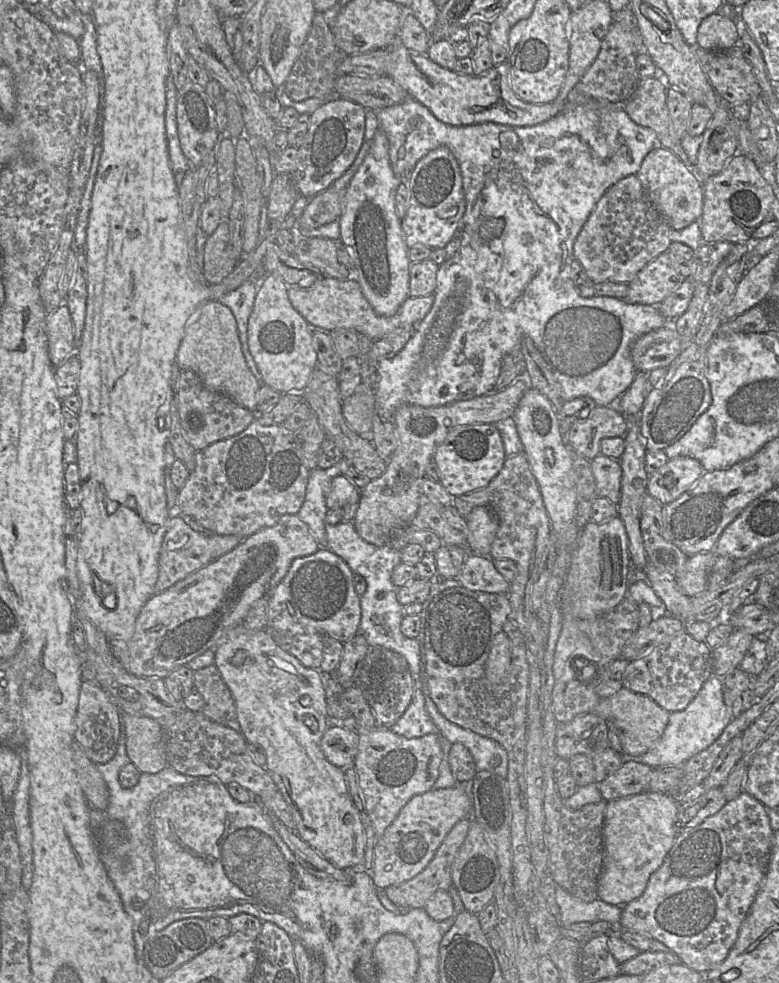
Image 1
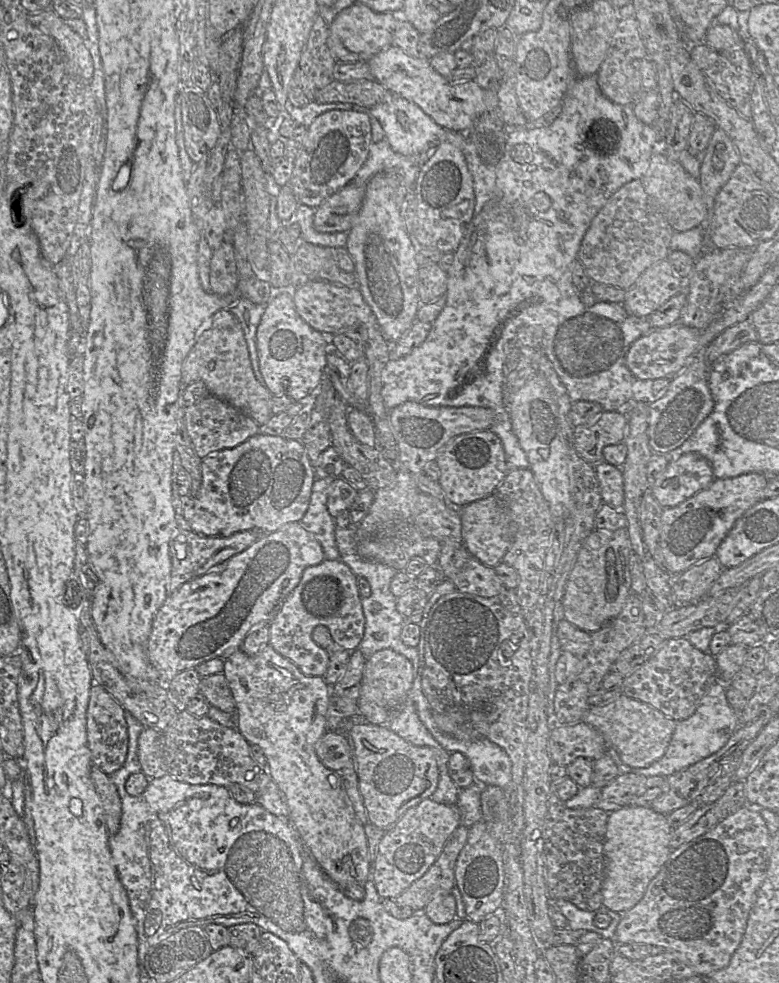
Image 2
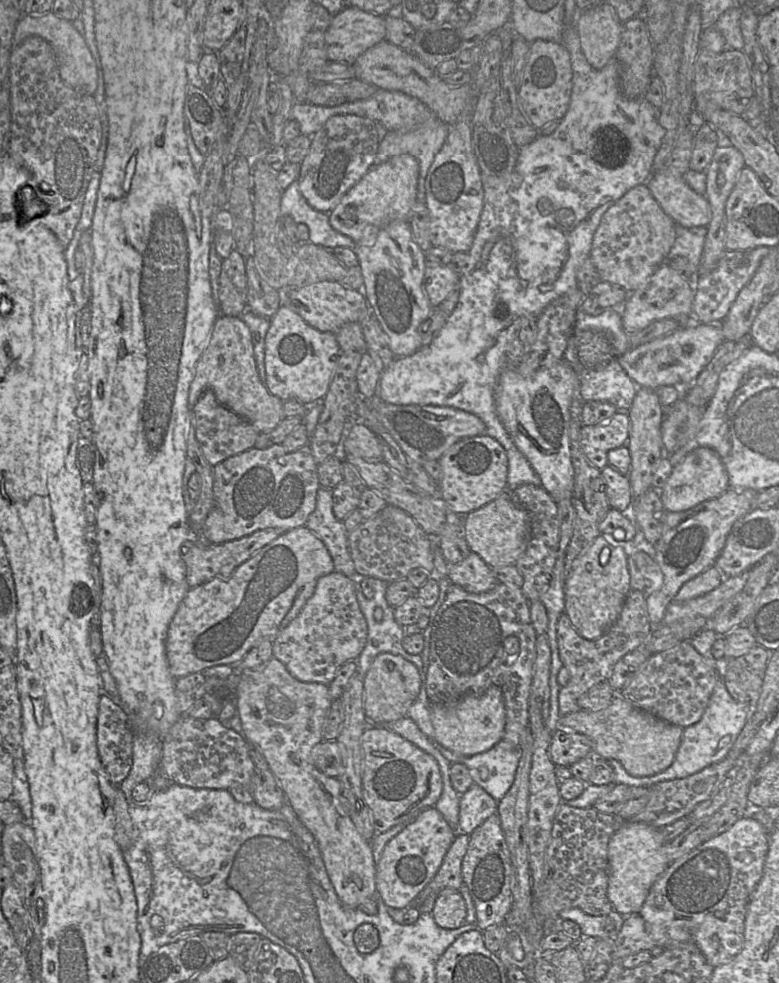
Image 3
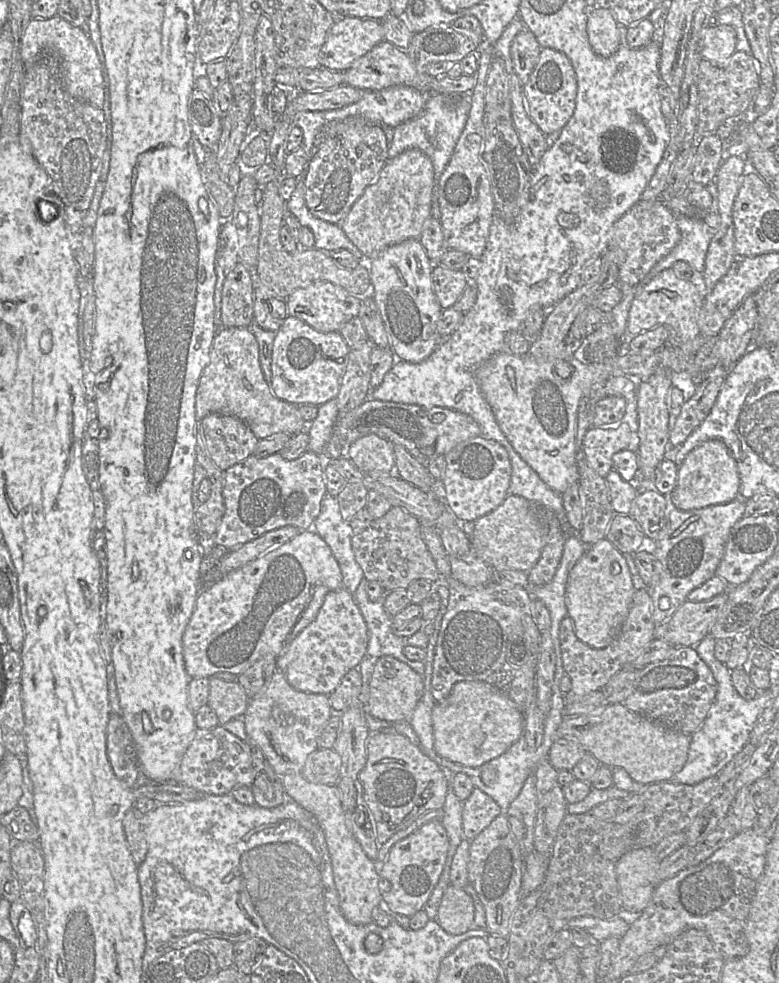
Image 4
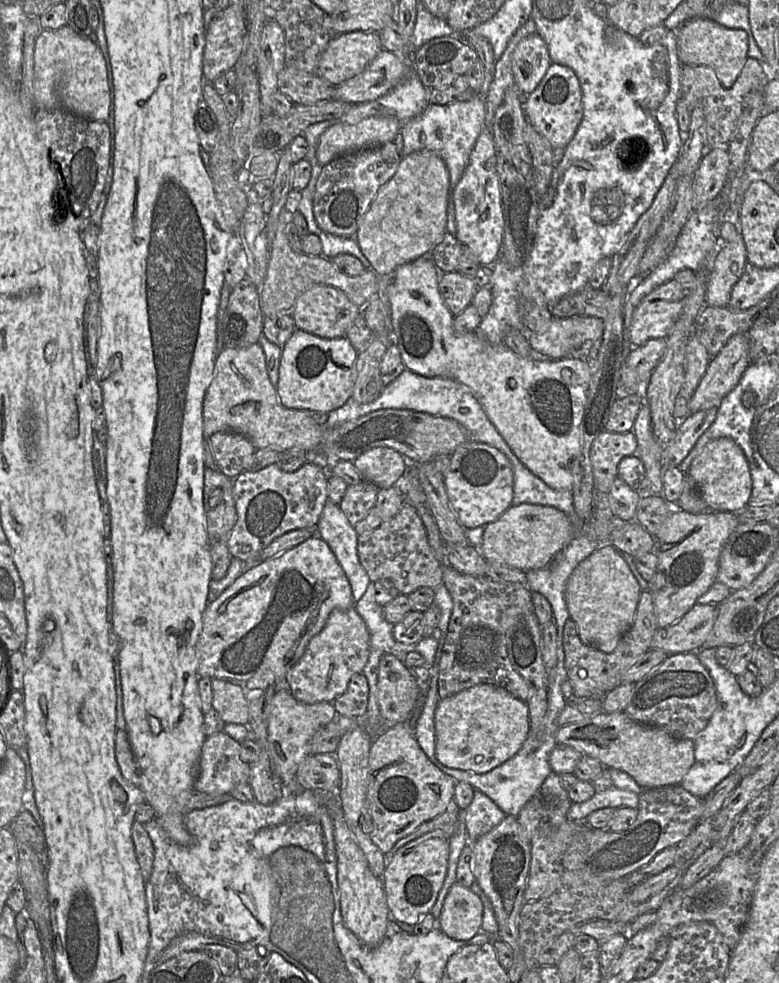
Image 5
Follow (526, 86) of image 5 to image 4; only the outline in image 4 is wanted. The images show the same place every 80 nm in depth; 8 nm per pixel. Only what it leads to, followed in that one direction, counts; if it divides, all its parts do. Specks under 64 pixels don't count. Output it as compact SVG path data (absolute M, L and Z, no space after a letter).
M523 29L514 38L511 46L513 71L522 85L528 81L538 62L542 48L534 33L529 29Z

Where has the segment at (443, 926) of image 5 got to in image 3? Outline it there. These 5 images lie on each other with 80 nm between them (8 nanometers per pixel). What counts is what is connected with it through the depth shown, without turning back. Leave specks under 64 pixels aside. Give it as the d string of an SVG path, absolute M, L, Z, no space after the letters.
M446 888L440 892L435 901L431 915L439 927L456 929L465 922L466 903L457 889Z

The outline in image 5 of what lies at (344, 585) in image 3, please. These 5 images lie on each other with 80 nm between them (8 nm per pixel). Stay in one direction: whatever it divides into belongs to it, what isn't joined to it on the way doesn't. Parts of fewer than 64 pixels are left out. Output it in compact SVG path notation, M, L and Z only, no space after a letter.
M355 607L333 610L322 631L310 640L303 656L287 672L288 690L304 704L333 703L347 690L350 679L363 672L369 653L369 631Z

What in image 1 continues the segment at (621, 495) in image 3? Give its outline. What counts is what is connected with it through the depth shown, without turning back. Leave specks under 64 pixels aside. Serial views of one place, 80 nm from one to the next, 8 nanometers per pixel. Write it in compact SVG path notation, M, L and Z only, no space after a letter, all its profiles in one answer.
M600 453L590 461L590 464L596 482L597 496L605 497L617 505L621 495L622 476L619 461Z

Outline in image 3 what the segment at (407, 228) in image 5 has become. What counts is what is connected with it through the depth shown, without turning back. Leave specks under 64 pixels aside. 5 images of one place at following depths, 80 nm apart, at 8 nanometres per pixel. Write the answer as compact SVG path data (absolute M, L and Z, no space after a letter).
M400 154L372 166L328 213L330 225L358 245L372 245L377 233L387 224L397 220L408 221L416 201L418 179L419 163L410 154Z

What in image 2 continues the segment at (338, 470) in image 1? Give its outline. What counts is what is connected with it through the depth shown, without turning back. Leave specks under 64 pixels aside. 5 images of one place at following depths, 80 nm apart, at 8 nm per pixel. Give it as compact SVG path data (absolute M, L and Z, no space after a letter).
M334 478L315 479L308 509L301 520L303 527L320 543L328 560L341 558L335 541L337 527L327 508L328 495L334 480Z

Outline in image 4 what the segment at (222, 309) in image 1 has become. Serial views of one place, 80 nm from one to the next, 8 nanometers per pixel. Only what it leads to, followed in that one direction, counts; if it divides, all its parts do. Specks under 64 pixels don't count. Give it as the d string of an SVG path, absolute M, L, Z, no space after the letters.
M219 328L210 350L210 361L205 367L196 392L197 422L211 413L232 415L244 421L260 440L277 433L295 435L306 430L308 423L302 418L298 406L277 398L266 382L259 359L259 345L249 328Z

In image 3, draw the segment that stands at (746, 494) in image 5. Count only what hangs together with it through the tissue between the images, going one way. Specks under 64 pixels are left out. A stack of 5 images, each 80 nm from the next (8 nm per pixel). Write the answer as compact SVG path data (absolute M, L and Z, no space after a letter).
M709 447L689 452L673 467L662 490L658 491L666 511L686 511L698 504L721 496L730 488L729 477L718 453Z

